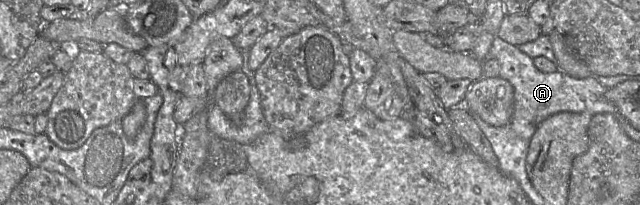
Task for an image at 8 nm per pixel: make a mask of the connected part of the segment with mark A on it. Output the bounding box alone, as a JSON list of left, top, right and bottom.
[489,36,619,143]

